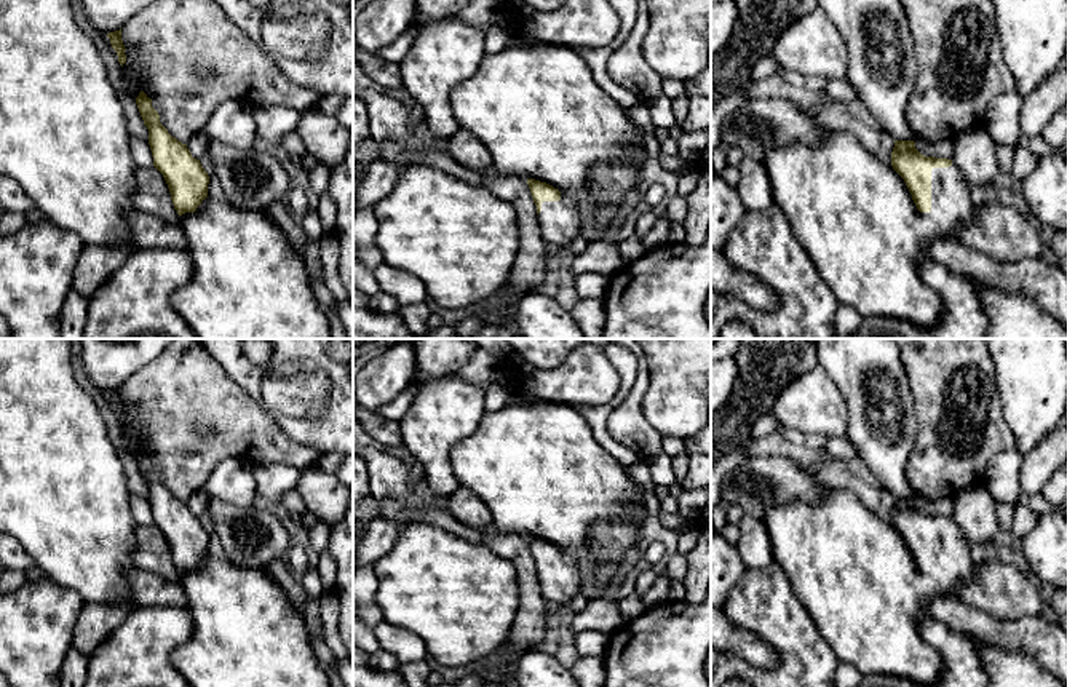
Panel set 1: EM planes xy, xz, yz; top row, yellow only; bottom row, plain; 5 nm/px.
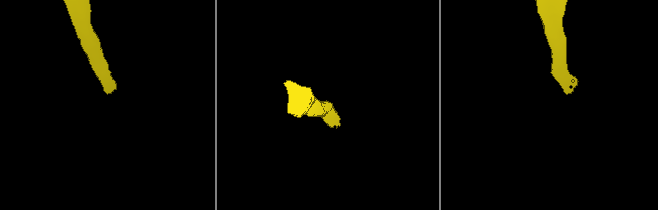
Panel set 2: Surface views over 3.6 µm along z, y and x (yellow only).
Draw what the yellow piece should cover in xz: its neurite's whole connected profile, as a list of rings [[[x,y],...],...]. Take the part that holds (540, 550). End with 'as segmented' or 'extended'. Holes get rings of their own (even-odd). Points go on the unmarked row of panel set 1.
[[[537,401],[527,404],[505,404],[495,412],[486,412],[478,423],[478,428],[458,441],[450,449],[450,467],[460,486],[473,492],[492,513],[492,527],[503,534],[519,534],[527,538],[534,561],[537,564],[537,578],[540,583],[540,591],[546,601],[556,602],[559,607],[567,606],[570,599],[580,591],[580,567],[578,567],[578,550],[586,546],[591,527],[597,521],[605,519],[636,519],[641,526],[645,514],[645,503],[637,498],[637,492],[626,468],[617,462],[594,438],[588,422],[580,415],[580,412],[564,403]]] | extended

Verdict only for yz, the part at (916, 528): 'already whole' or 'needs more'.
needs more

